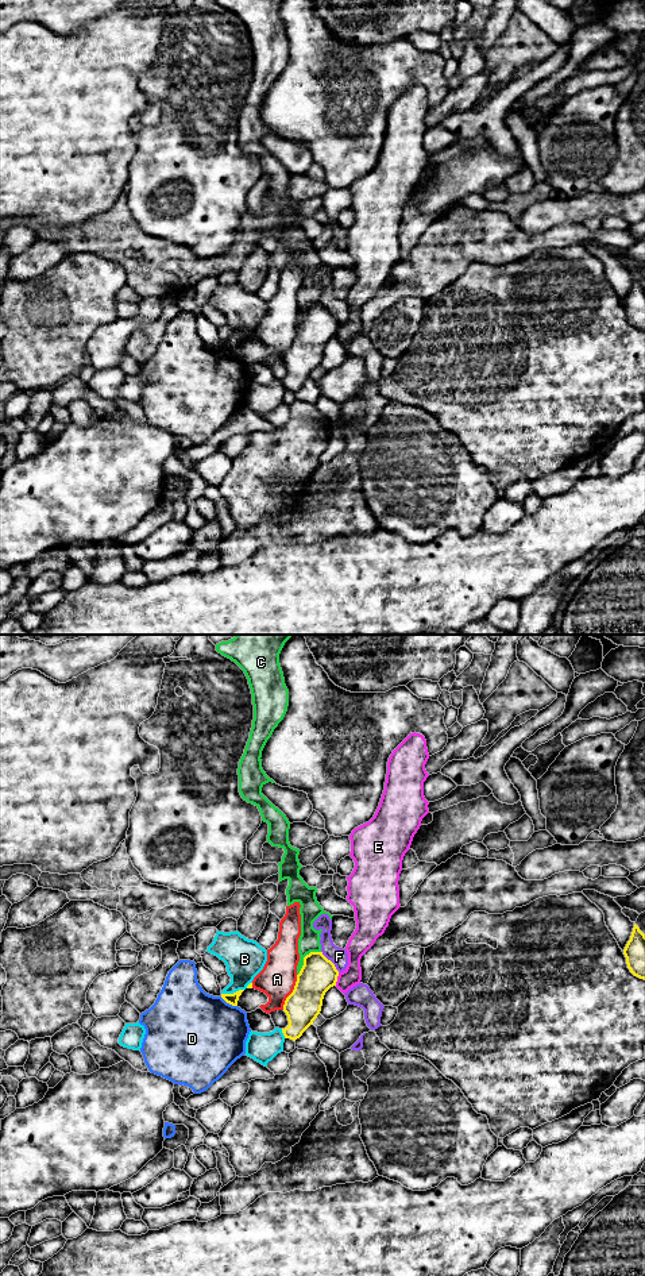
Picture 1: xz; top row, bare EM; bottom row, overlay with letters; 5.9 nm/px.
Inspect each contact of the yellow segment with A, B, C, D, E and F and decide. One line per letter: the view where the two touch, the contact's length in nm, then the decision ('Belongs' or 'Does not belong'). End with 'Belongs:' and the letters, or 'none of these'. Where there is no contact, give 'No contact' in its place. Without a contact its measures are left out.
A: Touches yellow in xz. Shared border 220 nm. Does not belong
B: Touches yellow in xz. Shared border 140 nm. Does not belong
C: Touches yellow in xz. Shared border 200 nm. Does not belong
D: Touches yellow in xz. Shared border 120 nm. Does not belong
E: Touches yellow in xz. Shared border 80 nm. Does not belong
F: Touches yellow in xz. Shared border 170 nm. Does not belong
Belongs: none of these

